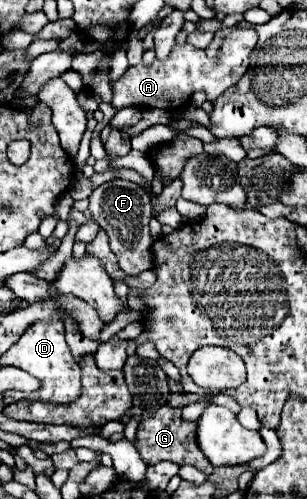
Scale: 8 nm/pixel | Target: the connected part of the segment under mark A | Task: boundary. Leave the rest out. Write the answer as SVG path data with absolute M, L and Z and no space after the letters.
M233 29L224 39L226 53L219 53L218 59L207 58L205 50L187 44L175 44L173 50L165 60L155 58L151 64L137 64L129 66L125 74L111 82L115 108L161 108L161 110L175 110L189 102L195 92L205 92L209 102L215 102L223 90L237 84L239 78L249 68L249 54L257 44L257 33L249 29Z

